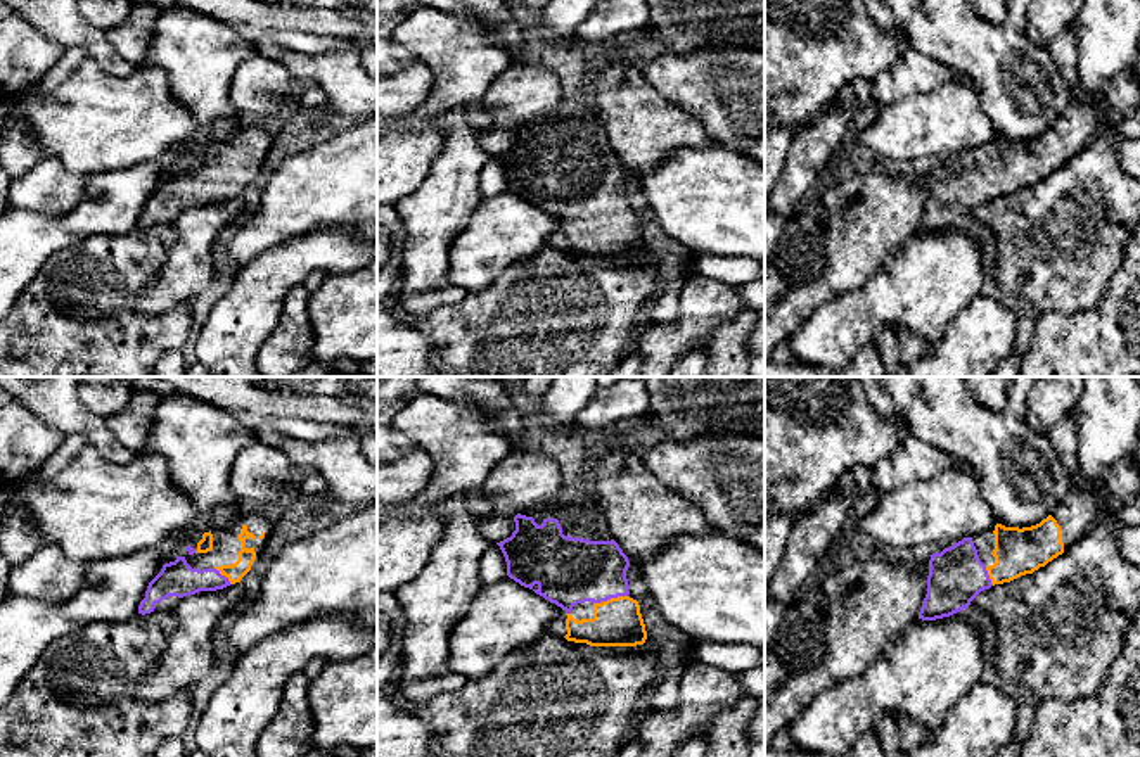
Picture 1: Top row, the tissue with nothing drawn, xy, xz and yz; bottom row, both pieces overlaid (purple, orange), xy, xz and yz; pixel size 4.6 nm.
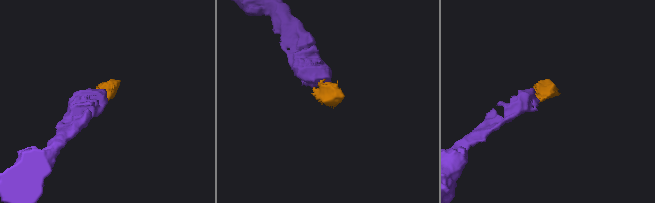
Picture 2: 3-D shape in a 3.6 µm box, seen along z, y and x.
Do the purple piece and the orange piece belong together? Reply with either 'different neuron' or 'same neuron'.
same neuron

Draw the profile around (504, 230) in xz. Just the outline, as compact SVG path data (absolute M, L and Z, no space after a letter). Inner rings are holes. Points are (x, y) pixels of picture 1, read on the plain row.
M510 190L483 195L452 242L446 280L467 294L481 292L509 266L550 247L550 235L566 226Z

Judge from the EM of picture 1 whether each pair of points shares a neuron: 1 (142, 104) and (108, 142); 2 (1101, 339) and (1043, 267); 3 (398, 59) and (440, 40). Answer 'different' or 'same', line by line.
1: same
2: different
3: different

